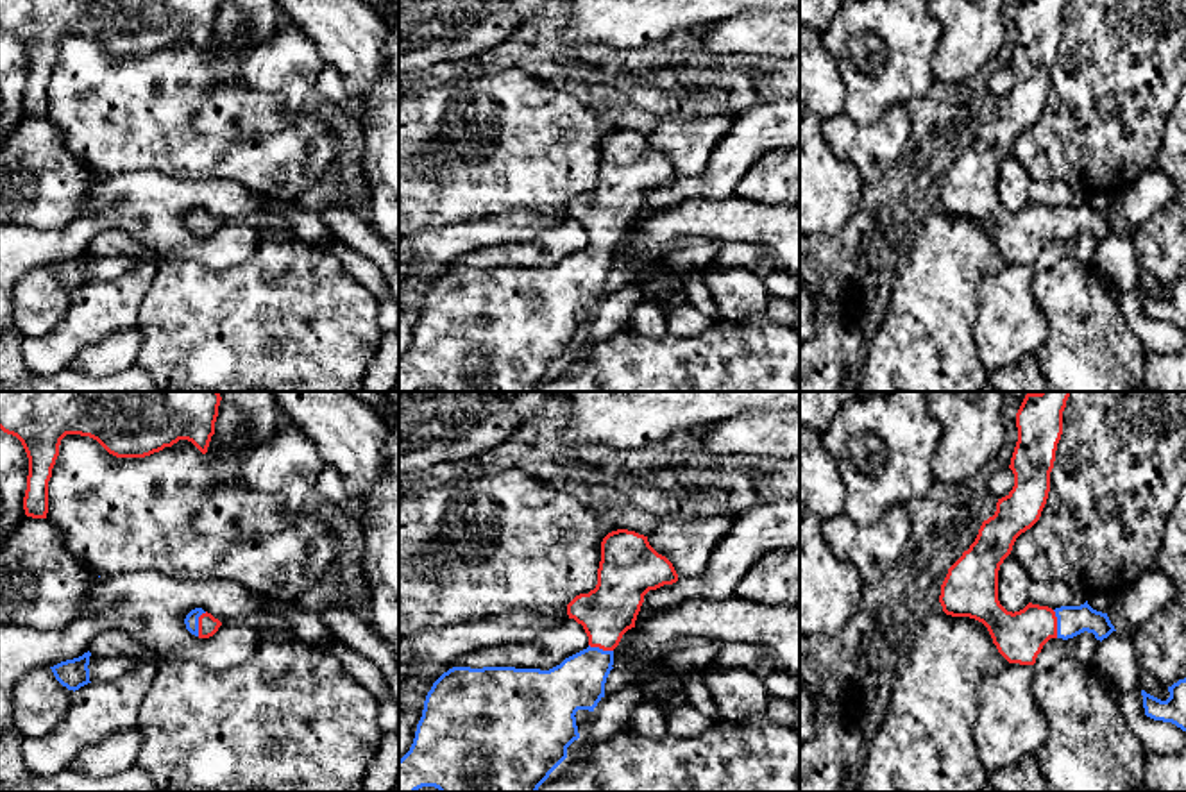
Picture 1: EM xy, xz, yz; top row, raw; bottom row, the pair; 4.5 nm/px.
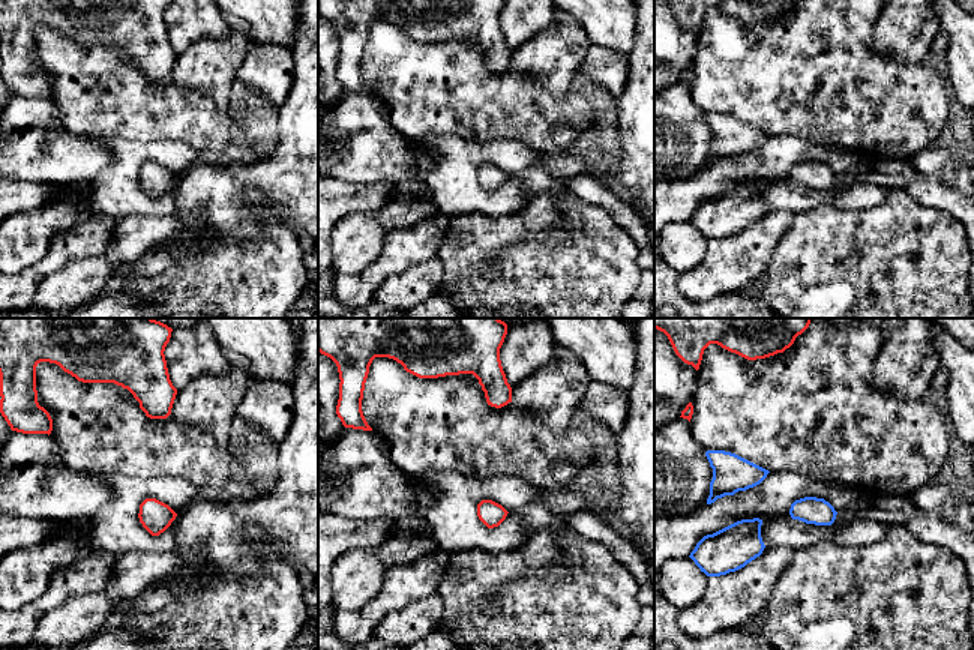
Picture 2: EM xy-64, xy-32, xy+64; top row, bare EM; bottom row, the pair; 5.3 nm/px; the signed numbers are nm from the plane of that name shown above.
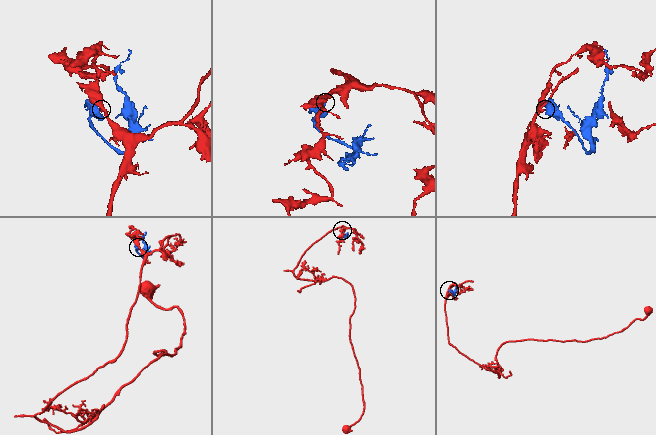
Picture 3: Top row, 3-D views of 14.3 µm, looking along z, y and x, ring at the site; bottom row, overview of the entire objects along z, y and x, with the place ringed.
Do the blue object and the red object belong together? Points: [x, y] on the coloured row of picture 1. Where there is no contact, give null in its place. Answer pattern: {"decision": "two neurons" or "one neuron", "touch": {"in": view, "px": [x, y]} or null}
{"decision": "one neuron", "touch": {"in": "yz", "px": [1058, 624]}}

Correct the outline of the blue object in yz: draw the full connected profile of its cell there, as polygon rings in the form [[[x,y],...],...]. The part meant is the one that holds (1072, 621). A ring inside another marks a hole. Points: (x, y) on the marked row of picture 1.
[[[1027,392],[1018,413],[1018,442],[1009,468],[1014,474],[1012,490],[998,499],[993,517],[982,522],[975,542],[948,569],[941,585],[939,602],[943,611],[952,617],[970,617],[982,622],[1009,663],[1034,665],[1043,645],[1050,638],[1073,638],[1084,631],[1097,640],[1107,638],[1114,629],[1107,613],[1093,610],[1088,601],[1080,606],[1048,608],[1029,602],[1020,611],[1007,611],[998,601],[998,570],[1011,554],[1016,538],[1030,529],[1041,517],[1050,492],[1050,472],[1055,461],[1057,443],[1063,434],[1063,411],[1070,392]]]

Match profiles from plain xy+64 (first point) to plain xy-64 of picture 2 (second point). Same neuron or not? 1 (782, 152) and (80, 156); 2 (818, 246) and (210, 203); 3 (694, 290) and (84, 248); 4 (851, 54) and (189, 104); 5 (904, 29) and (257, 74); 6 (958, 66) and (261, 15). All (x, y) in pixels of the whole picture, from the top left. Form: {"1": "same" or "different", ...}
{"1": "different", "2": "different", "3": "same", "4": "same", "5": "different", "6": "same"}

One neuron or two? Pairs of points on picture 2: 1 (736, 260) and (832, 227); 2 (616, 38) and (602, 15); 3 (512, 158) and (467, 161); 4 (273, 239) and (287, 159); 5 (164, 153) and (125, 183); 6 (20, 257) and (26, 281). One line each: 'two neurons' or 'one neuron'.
1: two neurons
2: one neuron
3: one neuron
4: two neurons
5: one neuron
6: two neurons

